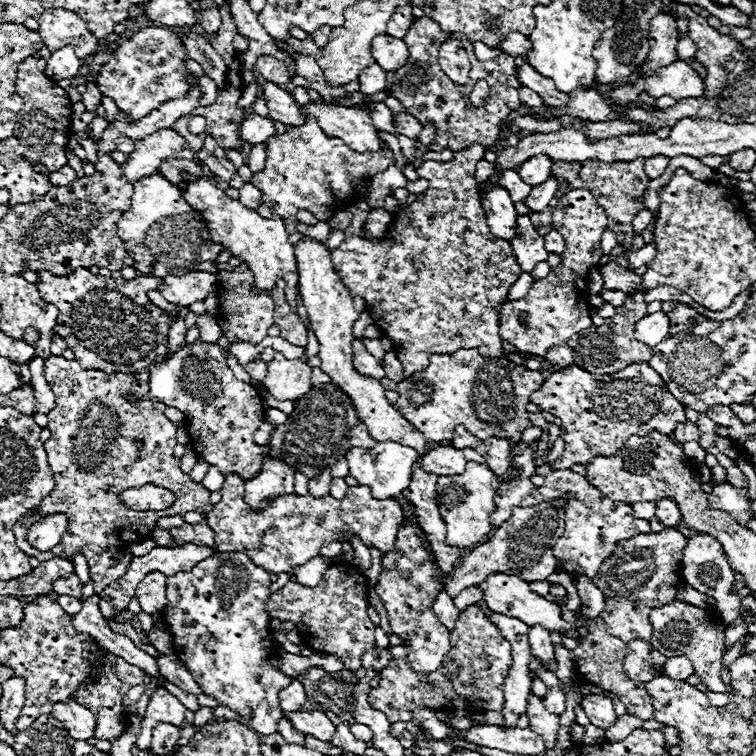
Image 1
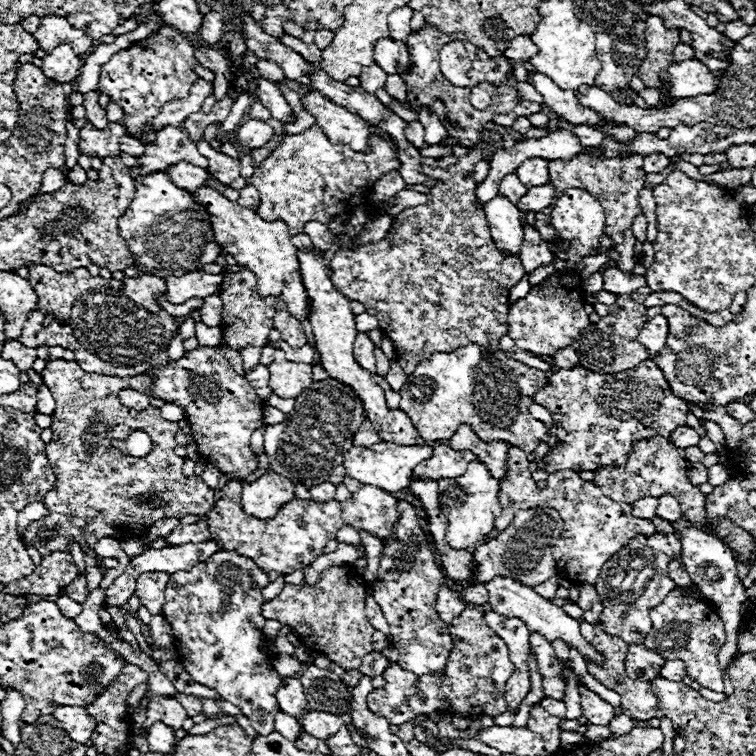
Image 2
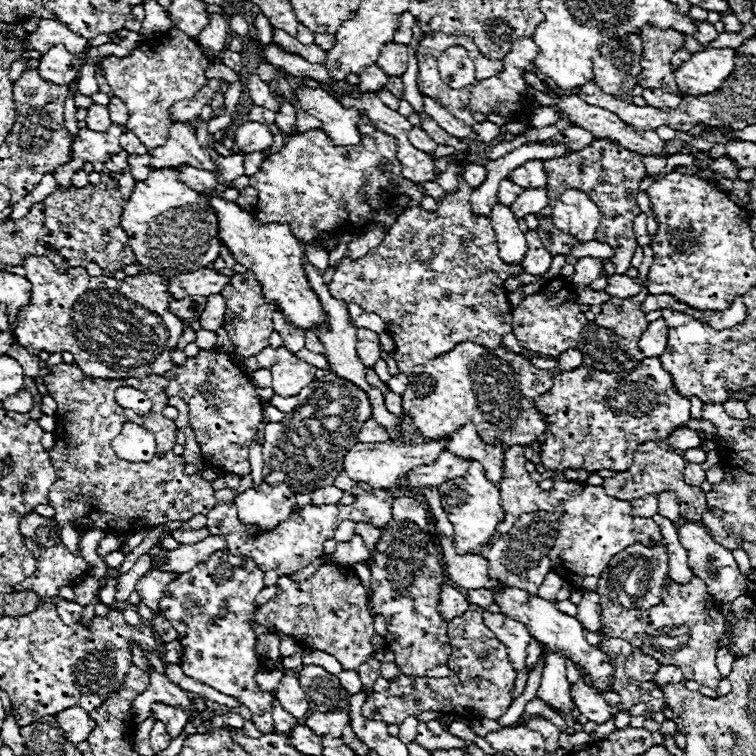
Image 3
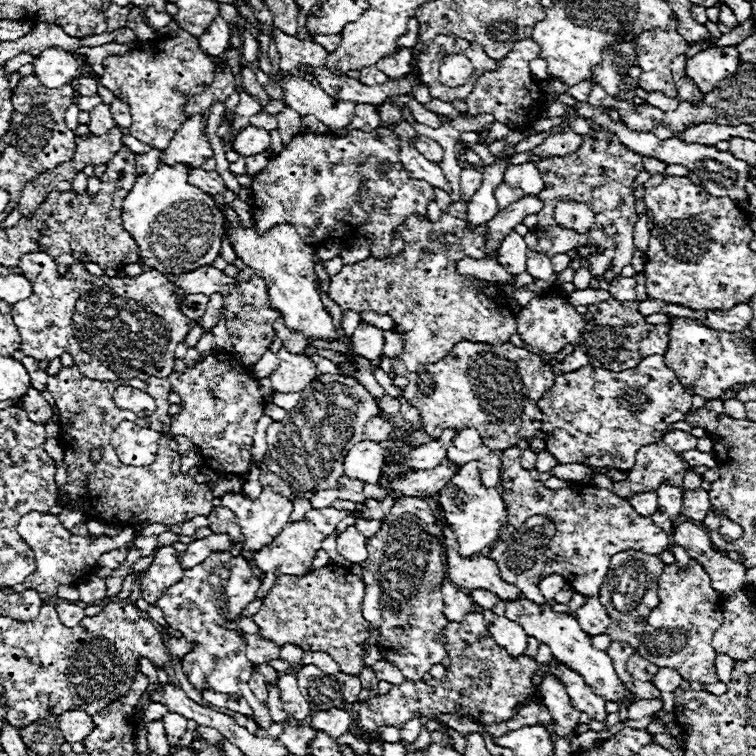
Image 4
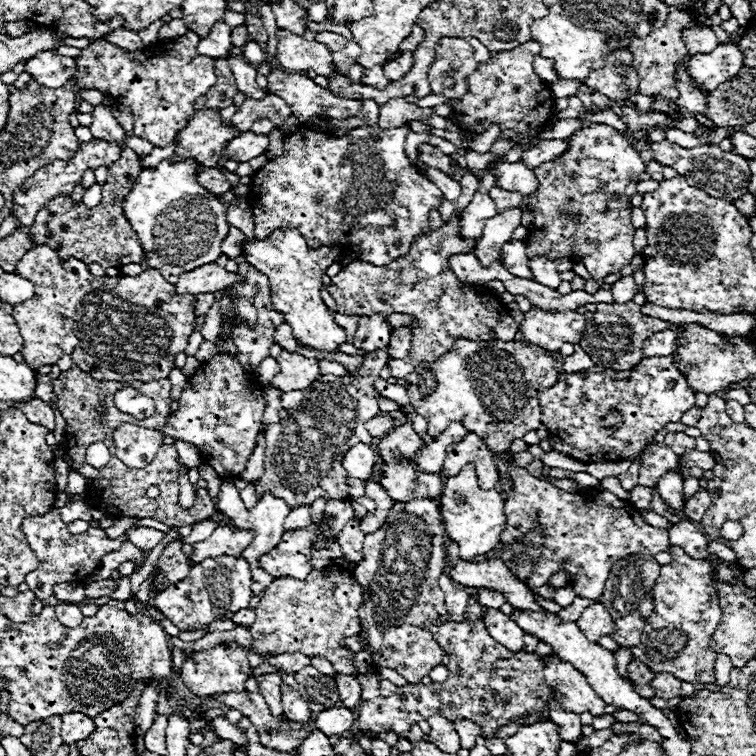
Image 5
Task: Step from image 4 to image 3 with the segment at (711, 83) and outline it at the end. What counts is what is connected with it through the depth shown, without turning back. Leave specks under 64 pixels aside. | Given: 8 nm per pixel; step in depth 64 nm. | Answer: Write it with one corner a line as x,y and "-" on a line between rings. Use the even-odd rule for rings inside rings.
708,48
692,54
690,60
674,70
680,96
716,92
724,78
732,72
734,54
736,50
732,48

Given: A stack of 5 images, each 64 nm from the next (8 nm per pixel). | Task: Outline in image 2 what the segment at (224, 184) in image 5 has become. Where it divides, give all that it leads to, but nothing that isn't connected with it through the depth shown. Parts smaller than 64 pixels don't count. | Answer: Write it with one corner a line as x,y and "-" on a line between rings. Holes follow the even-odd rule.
186,160
178,162
178,164
172,164
166,168
166,172
170,174
172,182
184,190
192,190
192,188
200,188
200,184
206,184
208,180
208,170
200,168
200,166
194,166

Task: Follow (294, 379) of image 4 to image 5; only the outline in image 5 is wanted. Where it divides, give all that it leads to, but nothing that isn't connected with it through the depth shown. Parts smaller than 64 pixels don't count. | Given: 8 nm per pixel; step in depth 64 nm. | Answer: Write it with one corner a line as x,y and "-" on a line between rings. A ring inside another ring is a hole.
282,350
282,354
278,356
278,364
280,364
280,372
270,380
270,384
280,388
282,392
304,390
320,374
318,360
306,358
302,354
290,354
286,350

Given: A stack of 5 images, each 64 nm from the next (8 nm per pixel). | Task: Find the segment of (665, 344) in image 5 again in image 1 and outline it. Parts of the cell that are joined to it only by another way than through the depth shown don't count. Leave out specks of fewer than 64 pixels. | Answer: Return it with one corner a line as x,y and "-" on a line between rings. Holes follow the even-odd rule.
660,310
654,314
644,316
638,324
636,324
636,338
648,346
656,346
662,340
668,338
668,328
670,328
670,320
668,316

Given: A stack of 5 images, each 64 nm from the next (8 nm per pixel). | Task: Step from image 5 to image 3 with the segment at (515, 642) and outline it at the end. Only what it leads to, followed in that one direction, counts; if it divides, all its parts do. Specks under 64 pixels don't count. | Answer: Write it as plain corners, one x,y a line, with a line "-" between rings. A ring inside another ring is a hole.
482,612
484,624
494,632
496,638
500,638
500,642
506,646
508,650
508,658
512,660
514,668
516,668
516,680
514,680
514,690
510,692
510,698
516,700
520,694
524,694
526,690
526,682
528,682
528,672
526,672
526,648
532,640
532,636
528,634
528,628
518,622
512,620
508,616
502,614
492,614
492,612

